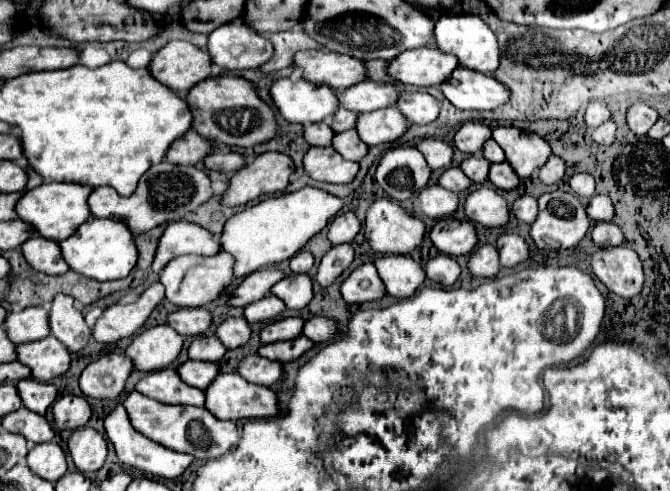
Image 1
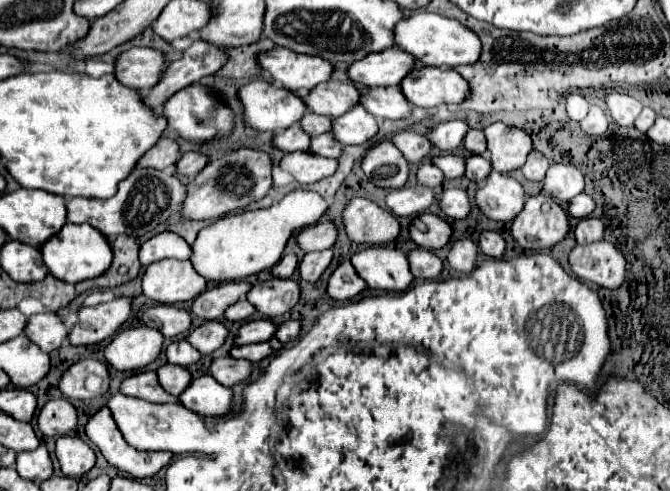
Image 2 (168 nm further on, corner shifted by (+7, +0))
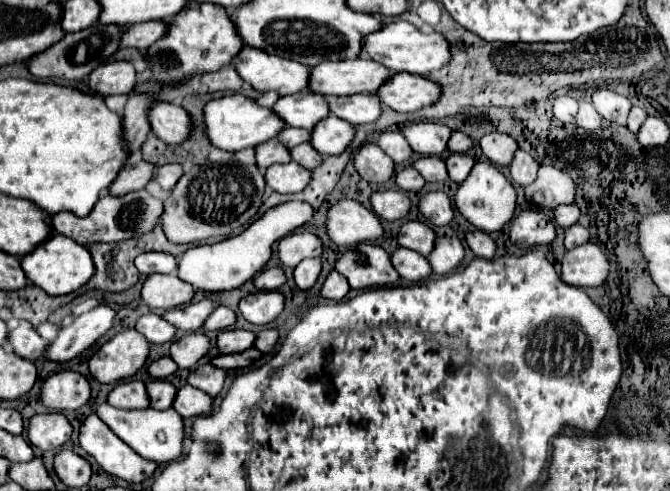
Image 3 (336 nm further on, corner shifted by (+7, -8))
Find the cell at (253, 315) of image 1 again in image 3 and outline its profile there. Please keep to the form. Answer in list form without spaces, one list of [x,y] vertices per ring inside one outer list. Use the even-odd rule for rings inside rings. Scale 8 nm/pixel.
[[[219,305],[219,307],[213,311],[213,315],[209,315],[209,319],[205,321],[203,327],[205,327],[207,331],[225,331],[225,329],[233,327],[235,321],[237,321],[235,311],[229,309],[229,307],[225,307],[225,305]]]

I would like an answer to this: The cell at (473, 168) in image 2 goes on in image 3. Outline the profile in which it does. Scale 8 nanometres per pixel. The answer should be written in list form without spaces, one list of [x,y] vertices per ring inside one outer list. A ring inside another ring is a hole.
[[[453,153],[451,157],[445,159],[447,163],[447,171],[449,171],[449,179],[453,179],[455,183],[463,183],[469,177],[469,171],[473,169],[475,159],[471,155],[459,155]]]

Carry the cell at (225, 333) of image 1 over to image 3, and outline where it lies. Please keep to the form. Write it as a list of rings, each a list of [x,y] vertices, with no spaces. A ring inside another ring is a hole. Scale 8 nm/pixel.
[[[197,331],[197,333],[187,333],[179,341],[171,345],[171,357],[179,365],[179,369],[191,369],[197,365],[199,359],[203,359],[211,349],[211,339]]]

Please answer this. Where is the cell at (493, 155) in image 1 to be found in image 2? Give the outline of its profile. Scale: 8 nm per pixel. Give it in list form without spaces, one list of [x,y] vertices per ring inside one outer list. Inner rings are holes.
[[[469,129],[465,139],[463,139],[463,147],[469,151],[469,153],[475,153],[475,155],[483,155],[485,153],[485,135],[483,131],[479,129]]]

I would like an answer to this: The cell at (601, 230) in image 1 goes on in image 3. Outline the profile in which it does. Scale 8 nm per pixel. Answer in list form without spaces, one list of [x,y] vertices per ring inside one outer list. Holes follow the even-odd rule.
[[[579,223],[573,225],[573,227],[569,227],[569,229],[565,229],[565,247],[567,247],[567,249],[579,247],[581,243],[585,243],[585,241],[589,241],[589,239],[591,239],[589,229],[581,227]]]

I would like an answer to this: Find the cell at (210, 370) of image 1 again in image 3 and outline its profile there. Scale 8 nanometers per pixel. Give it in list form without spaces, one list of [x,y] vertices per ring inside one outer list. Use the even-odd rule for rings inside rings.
[[[151,379],[147,383],[147,391],[149,391],[149,397],[151,397],[153,409],[169,409],[175,395],[177,395],[175,385],[171,385],[169,381],[159,381],[159,379]]]

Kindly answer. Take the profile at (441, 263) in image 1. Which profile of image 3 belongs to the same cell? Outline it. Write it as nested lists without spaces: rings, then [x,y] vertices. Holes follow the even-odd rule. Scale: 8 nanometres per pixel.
[[[397,249],[393,255],[391,255],[391,261],[393,261],[393,267],[397,269],[397,273],[409,281],[409,283],[419,283],[419,281],[425,281],[431,277],[431,267],[429,267],[429,261],[427,257],[423,257],[421,253],[415,253],[411,249]]]

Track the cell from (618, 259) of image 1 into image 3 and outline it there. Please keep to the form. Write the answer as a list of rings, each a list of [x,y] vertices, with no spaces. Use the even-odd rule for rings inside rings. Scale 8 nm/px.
[[[595,243],[567,251],[561,265],[561,279],[573,287],[599,287],[609,277],[609,259]]]

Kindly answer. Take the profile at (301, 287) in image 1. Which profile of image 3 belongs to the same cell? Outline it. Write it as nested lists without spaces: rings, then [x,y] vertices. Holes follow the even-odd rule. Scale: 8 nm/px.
[[[257,291],[239,301],[241,315],[255,325],[267,325],[279,317],[285,307],[285,297],[279,291]]]

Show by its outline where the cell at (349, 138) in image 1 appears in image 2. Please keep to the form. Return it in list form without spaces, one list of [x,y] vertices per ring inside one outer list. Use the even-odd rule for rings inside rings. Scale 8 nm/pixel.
[[[329,133],[313,137],[311,139],[311,147],[309,147],[311,153],[323,155],[323,157],[331,157],[331,159],[337,159],[341,155],[341,149],[343,149],[341,143],[333,143],[333,139],[329,139]]]

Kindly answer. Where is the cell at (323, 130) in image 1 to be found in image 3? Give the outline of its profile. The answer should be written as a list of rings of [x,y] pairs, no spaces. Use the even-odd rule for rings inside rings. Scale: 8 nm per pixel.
[[[275,137],[275,139],[269,139],[267,143],[259,145],[255,149],[255,157],[257,157],[257,165],[261,169],[265,167],[271,167],[275,163],[289,163],[289,149]]]

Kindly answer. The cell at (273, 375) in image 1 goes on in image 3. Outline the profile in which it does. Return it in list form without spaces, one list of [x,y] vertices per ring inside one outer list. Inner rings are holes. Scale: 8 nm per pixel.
[[[207,363],[207,365],[201,365],[195,371],[191,371],[187,383],[209,393],[211,397],[217,397],[221,393],[221,387],[225,385],[225,379],[227,379],[225,369],[217,369],[211,363]]]

